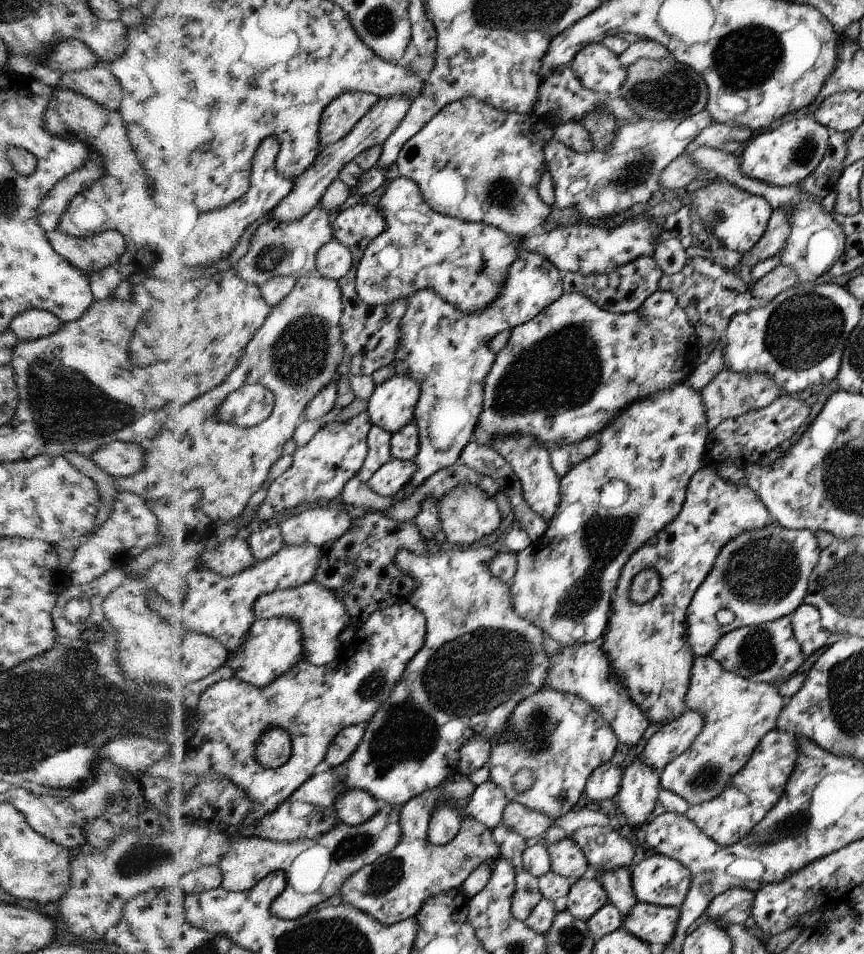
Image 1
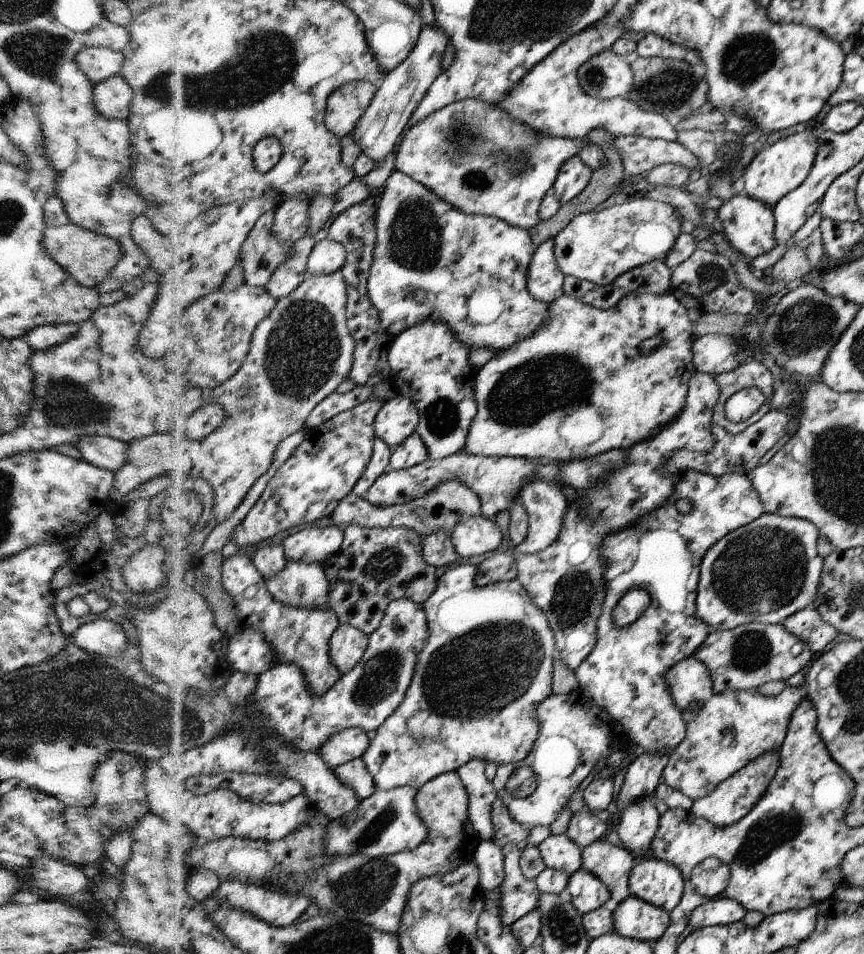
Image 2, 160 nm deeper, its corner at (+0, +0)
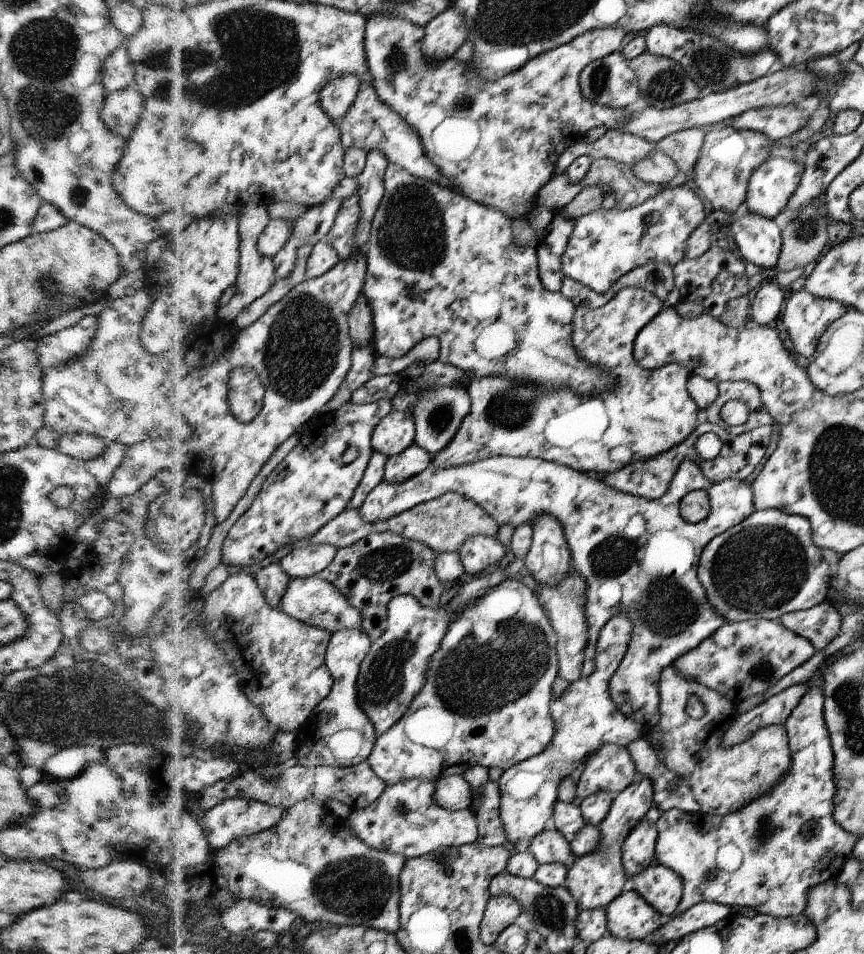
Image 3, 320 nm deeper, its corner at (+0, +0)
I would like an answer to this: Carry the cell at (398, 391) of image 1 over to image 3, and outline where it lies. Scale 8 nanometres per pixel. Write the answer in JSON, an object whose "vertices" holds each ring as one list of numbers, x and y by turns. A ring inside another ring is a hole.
{"vertices":[[393,410,376,429,373,445,390,458,401,455,417,443,418,426,414,412]]}

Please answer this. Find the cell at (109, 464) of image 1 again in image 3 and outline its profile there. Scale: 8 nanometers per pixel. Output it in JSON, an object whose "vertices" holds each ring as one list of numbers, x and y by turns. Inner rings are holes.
{"vertices":[[78,433,60,437,55,449,59,453,65,454,67,459,81,462,103,455,108,443,107,440,103,440,99,436]]}

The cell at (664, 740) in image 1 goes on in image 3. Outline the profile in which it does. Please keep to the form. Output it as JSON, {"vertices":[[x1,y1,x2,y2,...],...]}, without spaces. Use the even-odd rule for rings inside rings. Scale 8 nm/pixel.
{"vertices":[[646,777,635,780,622,793,614,795,614,804,607,817,597,825,600,831,600,842,597,847,577,857,567,869,564,886,571,891,575,901,579,905,579,910,594,910,605,908,622,892,626,876,624,876,623,844,630,831,642,820,645,814,654,805,654,783]]}

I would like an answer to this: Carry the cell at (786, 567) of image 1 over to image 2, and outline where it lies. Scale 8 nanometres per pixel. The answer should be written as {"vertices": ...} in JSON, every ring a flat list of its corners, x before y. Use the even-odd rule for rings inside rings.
{"vertices":[[766,510,749,525,733,530,708,548,700,563,700,602,695,602,695,605,696,610,700,610,700,618,704,618,711,631,735,629,751,622,782,624,791,614,814,604,822,584,824,564,816,552,819,533,816,527,812,521]]}

